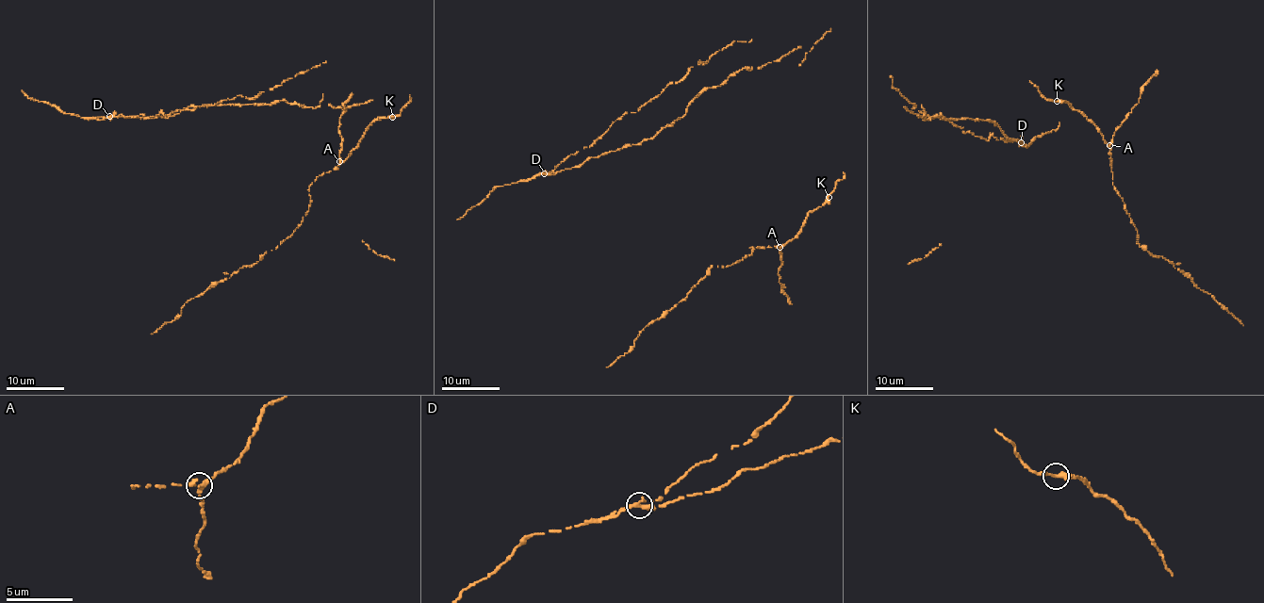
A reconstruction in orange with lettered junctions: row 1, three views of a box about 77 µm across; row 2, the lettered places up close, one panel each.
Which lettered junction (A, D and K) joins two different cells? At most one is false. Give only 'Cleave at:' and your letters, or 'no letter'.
Cleave at: D

